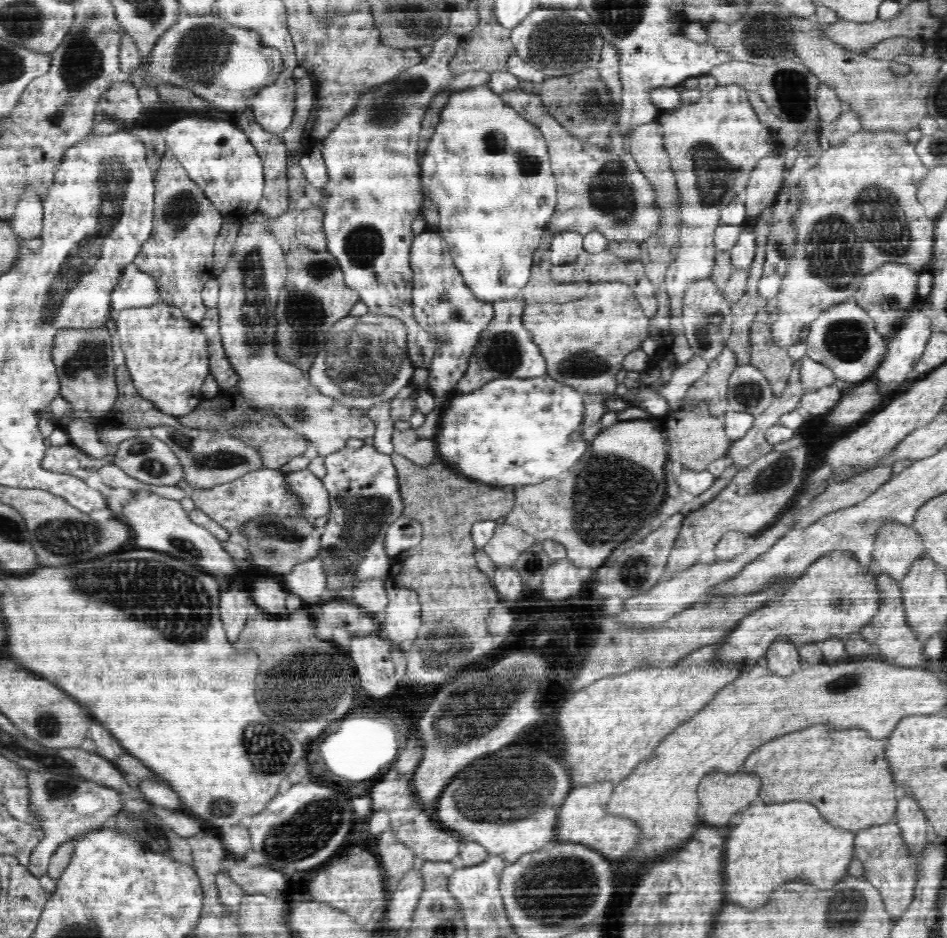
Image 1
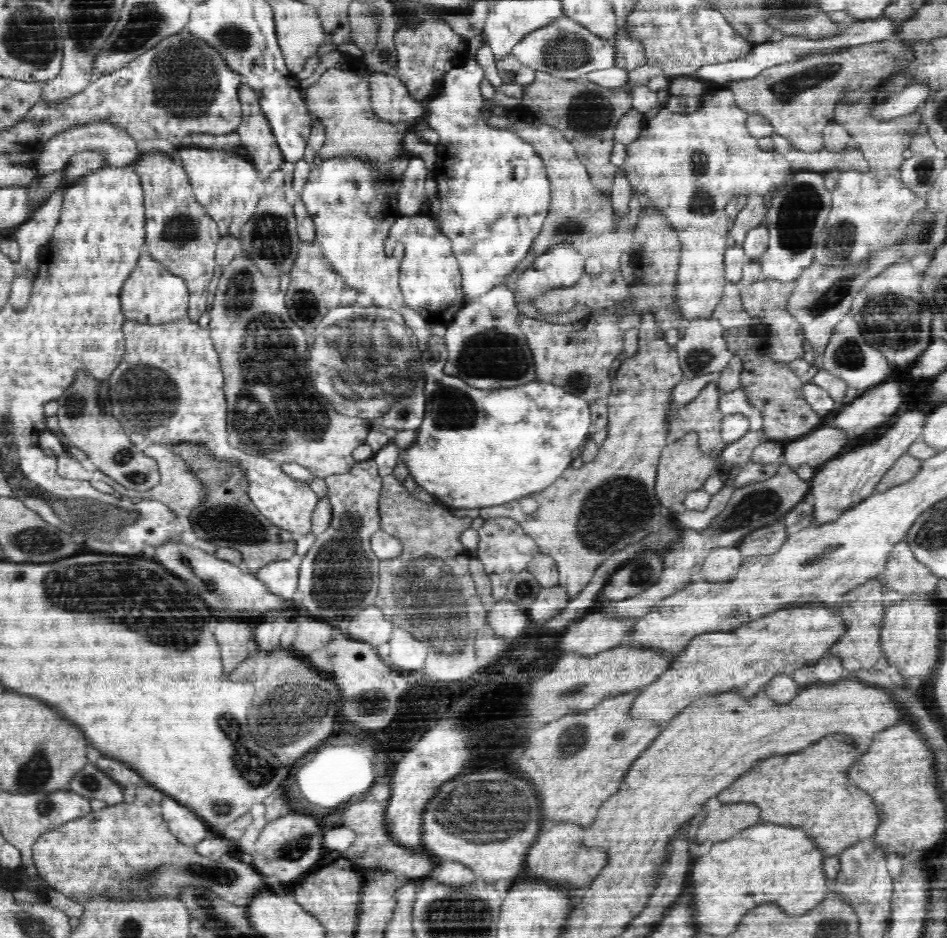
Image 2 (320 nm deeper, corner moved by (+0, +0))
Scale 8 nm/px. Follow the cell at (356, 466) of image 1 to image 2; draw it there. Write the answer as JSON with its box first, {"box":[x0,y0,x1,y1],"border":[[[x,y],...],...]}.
{"box":[298,457,383,630],"border":[[[373,457],[356,462],[349,471],[340,474],[330,474],[325,478],[327,494],[332,503],[332,518],[328,528],[317,536],[316,542],[307,550],[301,560],[299,570],[298,590],[302,594],[302,604],[312,616],[320,616],[332,626],[340,630],[348,630],[344,620],[352,620],[356,612],[364,610],[366,606],[374,604],[378,596],[378,584],[380,584],[381,560],[373,551],[371,542],[374,534],[381,529],[381,514],[379,513],[379,501],[383,490],[383,476],[377,467]]]}

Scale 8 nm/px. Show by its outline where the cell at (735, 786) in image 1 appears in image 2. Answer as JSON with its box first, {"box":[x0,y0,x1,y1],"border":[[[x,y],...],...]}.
{"box":[697,802,760,843],"border":[[[726,802],[719,810],[710,811],[699,824],[697,843],[711,840],[712,843],[731,838],[738,830],[758,822],[760,808],[752,802]]]}

